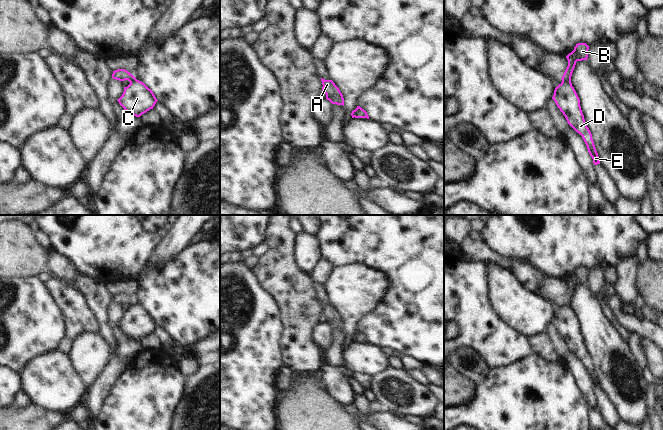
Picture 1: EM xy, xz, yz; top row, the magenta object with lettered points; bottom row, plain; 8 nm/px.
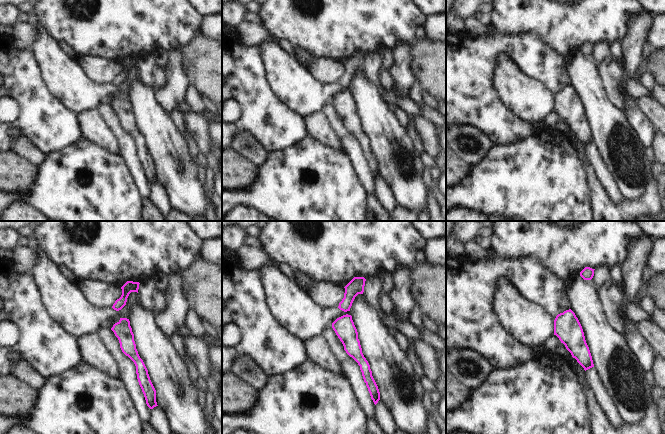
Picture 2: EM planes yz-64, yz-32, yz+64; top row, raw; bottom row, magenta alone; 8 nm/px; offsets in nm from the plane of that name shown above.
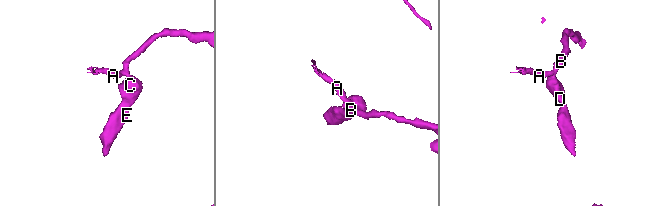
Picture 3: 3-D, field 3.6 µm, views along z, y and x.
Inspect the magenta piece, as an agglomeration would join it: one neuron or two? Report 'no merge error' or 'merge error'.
merge error

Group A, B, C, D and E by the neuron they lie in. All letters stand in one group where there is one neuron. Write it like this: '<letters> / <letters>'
A B / C D E

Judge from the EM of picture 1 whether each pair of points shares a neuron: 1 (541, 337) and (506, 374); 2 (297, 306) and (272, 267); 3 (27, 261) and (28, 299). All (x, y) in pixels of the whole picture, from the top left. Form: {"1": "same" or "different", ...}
{"1": "different", "2": "same", "3": "different"}

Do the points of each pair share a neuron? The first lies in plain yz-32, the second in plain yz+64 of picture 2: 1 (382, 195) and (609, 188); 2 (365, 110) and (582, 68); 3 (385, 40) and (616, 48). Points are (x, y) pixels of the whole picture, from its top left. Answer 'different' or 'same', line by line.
1: same
2: same
3: different

